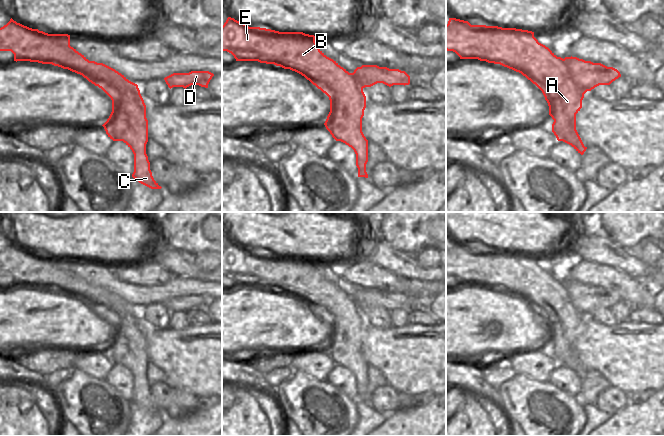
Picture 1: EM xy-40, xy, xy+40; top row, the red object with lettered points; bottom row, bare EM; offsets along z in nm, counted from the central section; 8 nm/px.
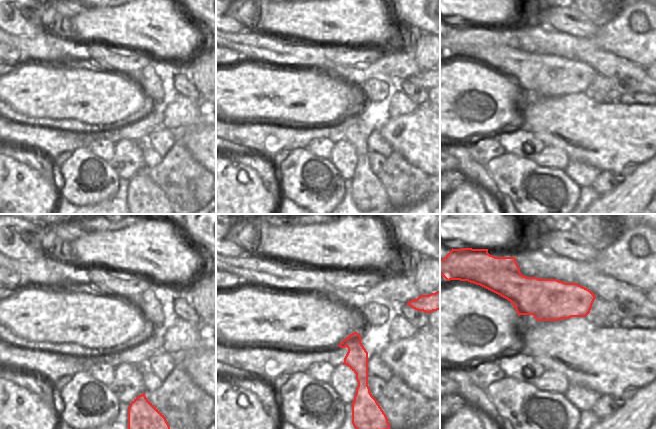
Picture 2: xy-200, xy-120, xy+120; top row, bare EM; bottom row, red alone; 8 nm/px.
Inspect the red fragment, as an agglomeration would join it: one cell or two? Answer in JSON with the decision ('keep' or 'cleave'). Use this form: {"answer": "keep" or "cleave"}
{"answer": "cleave"}

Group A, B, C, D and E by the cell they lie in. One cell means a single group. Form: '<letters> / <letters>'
A B C E / D

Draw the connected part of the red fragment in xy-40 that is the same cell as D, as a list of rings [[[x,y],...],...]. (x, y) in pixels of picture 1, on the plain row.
[[[191,295],[189,297],[173,297],[164,302],[166,308],[171,313],[173,311],[187,312],[191,309],[199,309],[208,312],[208,308],[213,297],[209,295]]]

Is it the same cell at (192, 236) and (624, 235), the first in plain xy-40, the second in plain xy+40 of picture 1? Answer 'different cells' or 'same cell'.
same cell

